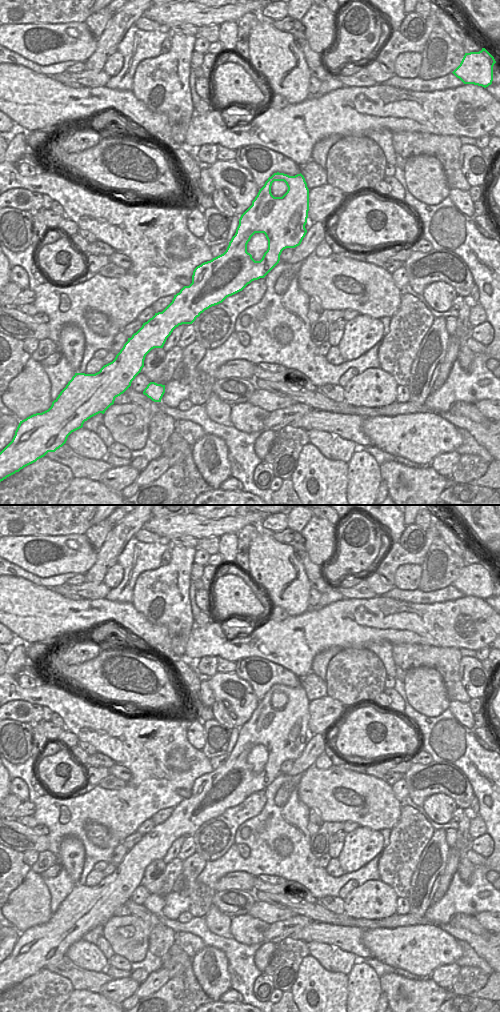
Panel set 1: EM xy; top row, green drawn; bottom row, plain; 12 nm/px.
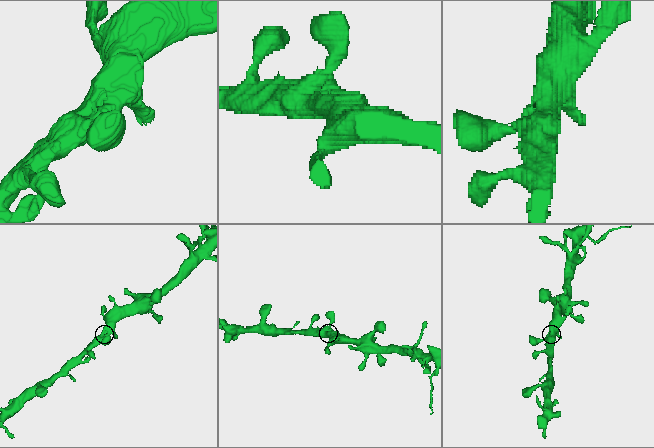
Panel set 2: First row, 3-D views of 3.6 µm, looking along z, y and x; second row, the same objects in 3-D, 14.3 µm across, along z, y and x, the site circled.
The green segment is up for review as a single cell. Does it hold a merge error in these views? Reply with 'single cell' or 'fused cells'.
single cell

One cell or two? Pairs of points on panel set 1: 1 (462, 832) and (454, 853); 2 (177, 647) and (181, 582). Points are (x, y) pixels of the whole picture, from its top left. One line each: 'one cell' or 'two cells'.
1: one cell
2: one cell

